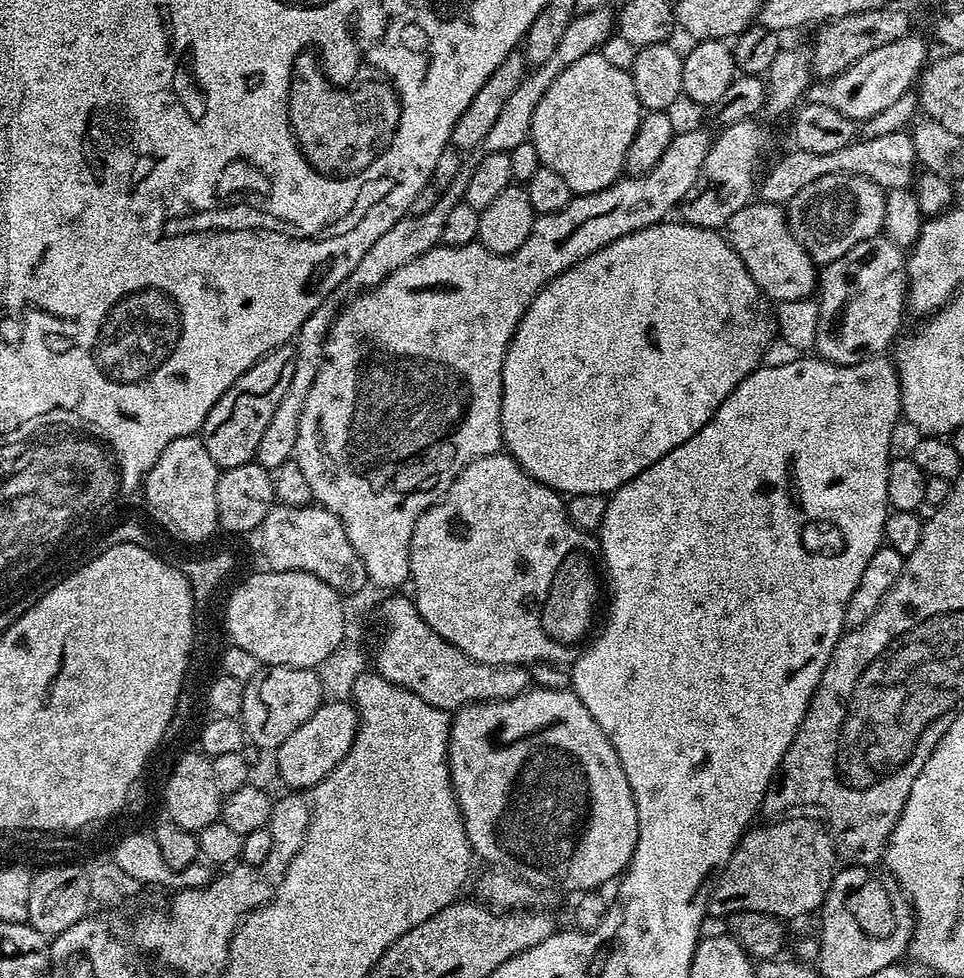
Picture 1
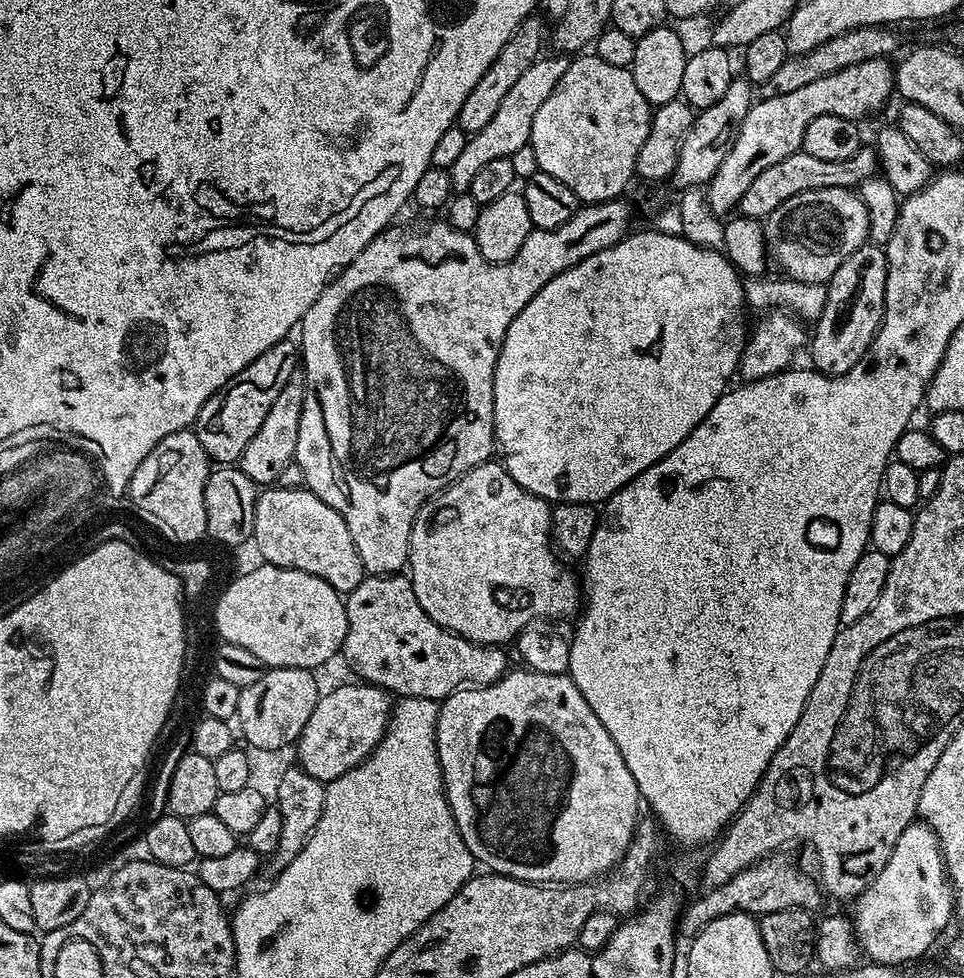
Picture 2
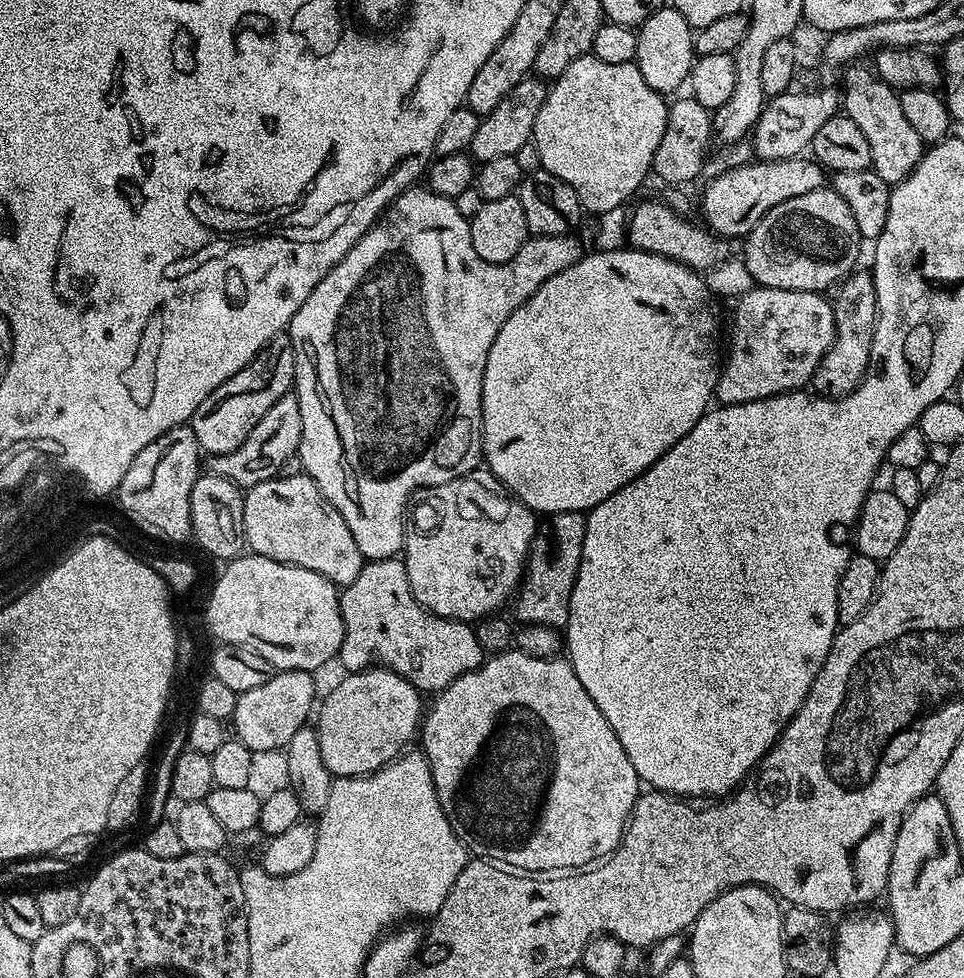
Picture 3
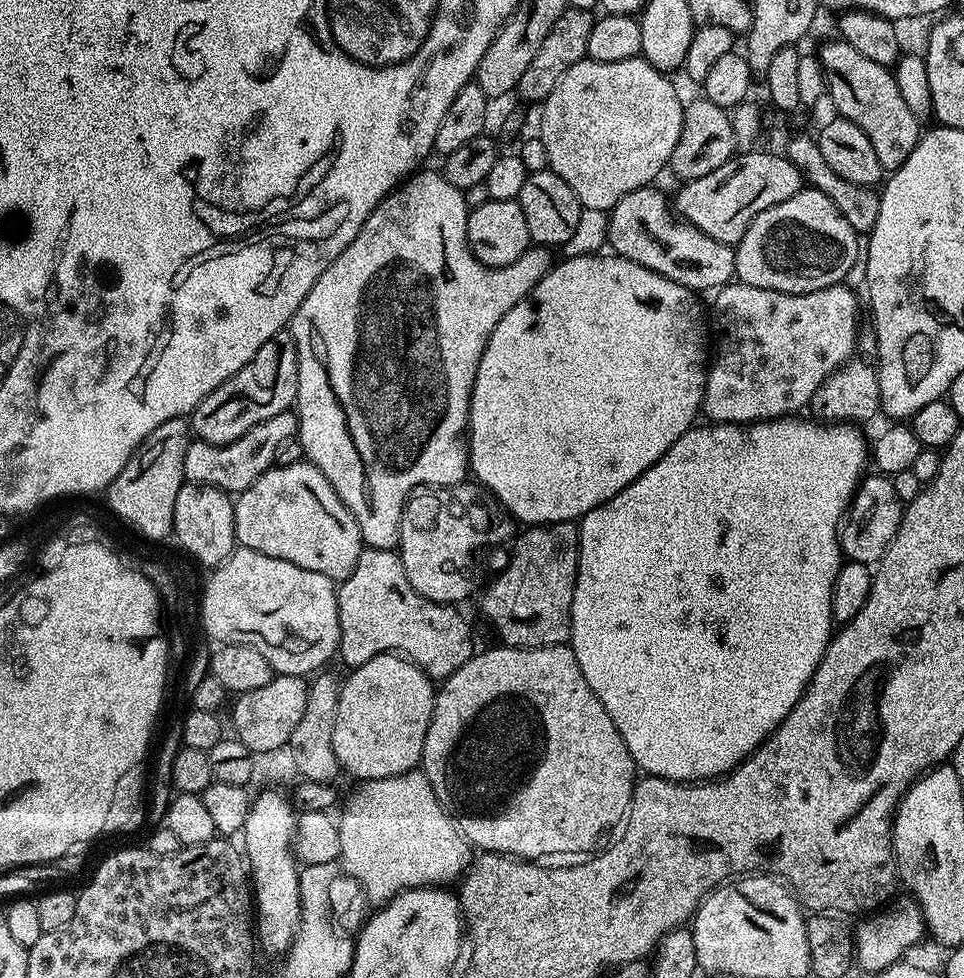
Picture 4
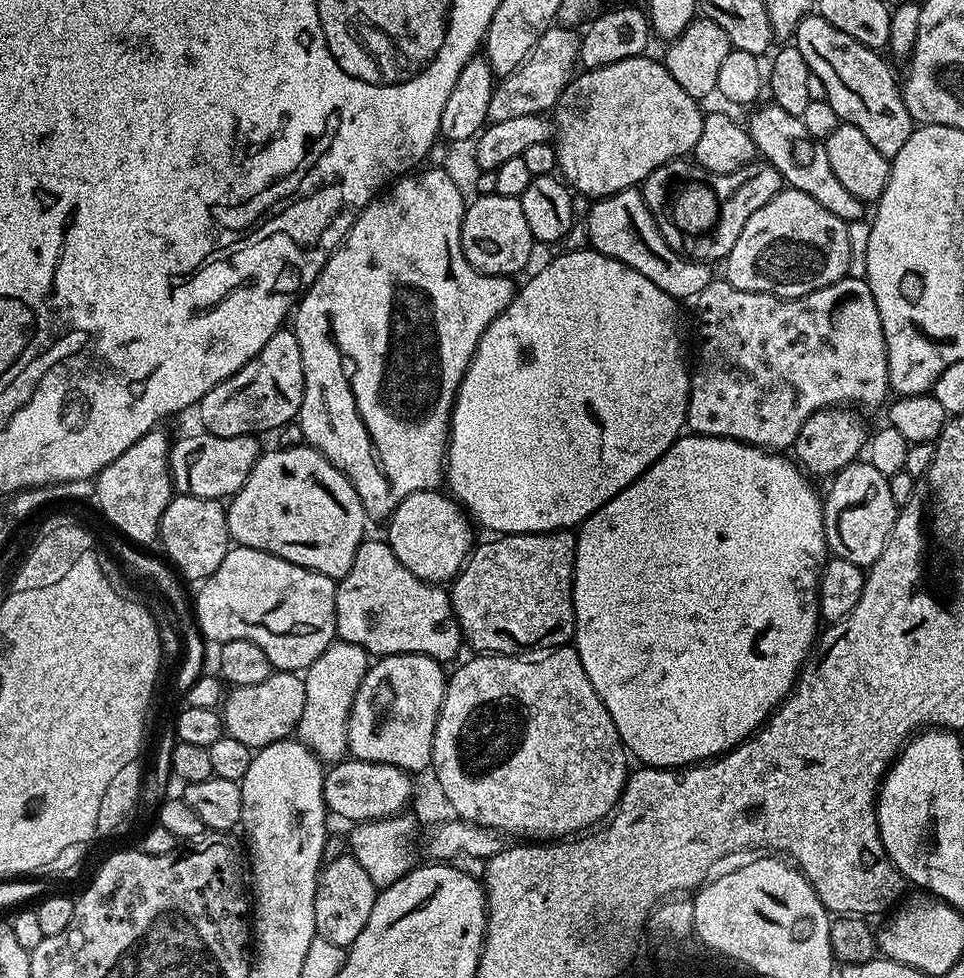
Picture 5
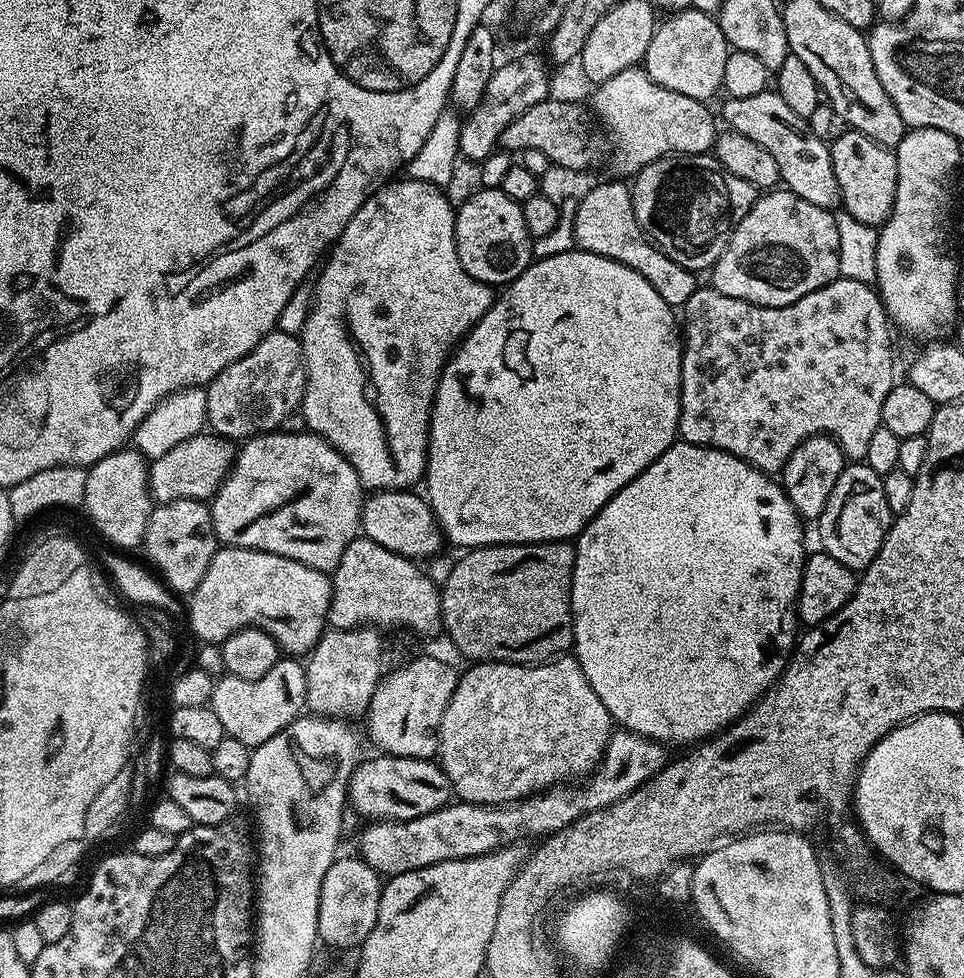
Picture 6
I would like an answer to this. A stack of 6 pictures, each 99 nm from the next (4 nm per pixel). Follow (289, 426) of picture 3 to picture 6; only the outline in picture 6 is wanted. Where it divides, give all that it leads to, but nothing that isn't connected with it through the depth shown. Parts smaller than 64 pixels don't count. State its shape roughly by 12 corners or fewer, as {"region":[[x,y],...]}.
{"region":[[226,436],[178,442],[148,465],[156,504],[211,501],[236,461]]}

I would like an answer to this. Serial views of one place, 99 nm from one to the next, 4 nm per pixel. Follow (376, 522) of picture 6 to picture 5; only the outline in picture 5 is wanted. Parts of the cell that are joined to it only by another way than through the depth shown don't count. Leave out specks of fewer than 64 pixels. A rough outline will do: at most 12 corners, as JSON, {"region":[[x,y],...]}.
{"region":[[415,492],[386,521],[386,542],[428,584],[455,580],[474,547],[468,513]]}

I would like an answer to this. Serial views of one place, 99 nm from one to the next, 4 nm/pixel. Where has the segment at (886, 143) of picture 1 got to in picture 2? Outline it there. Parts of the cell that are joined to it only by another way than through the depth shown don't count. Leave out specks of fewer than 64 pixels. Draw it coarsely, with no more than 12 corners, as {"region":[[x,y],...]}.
{"region":[[862,146],[826,162],[803,150],[754,178],[739,215],[767,218],[786,198],[823,188],[855,189],[877,175]]}

